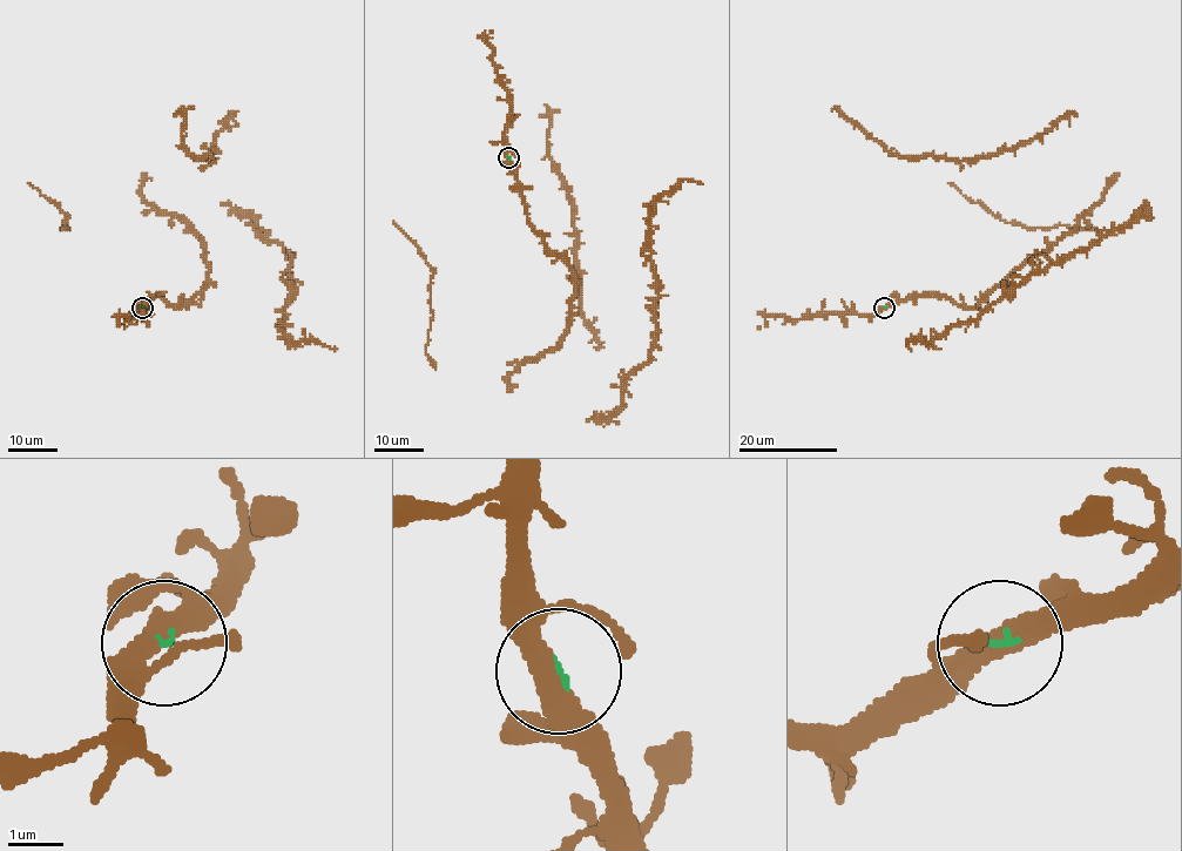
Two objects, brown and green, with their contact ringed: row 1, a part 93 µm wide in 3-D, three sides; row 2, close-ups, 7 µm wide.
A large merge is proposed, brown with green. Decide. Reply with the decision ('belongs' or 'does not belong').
belongs

